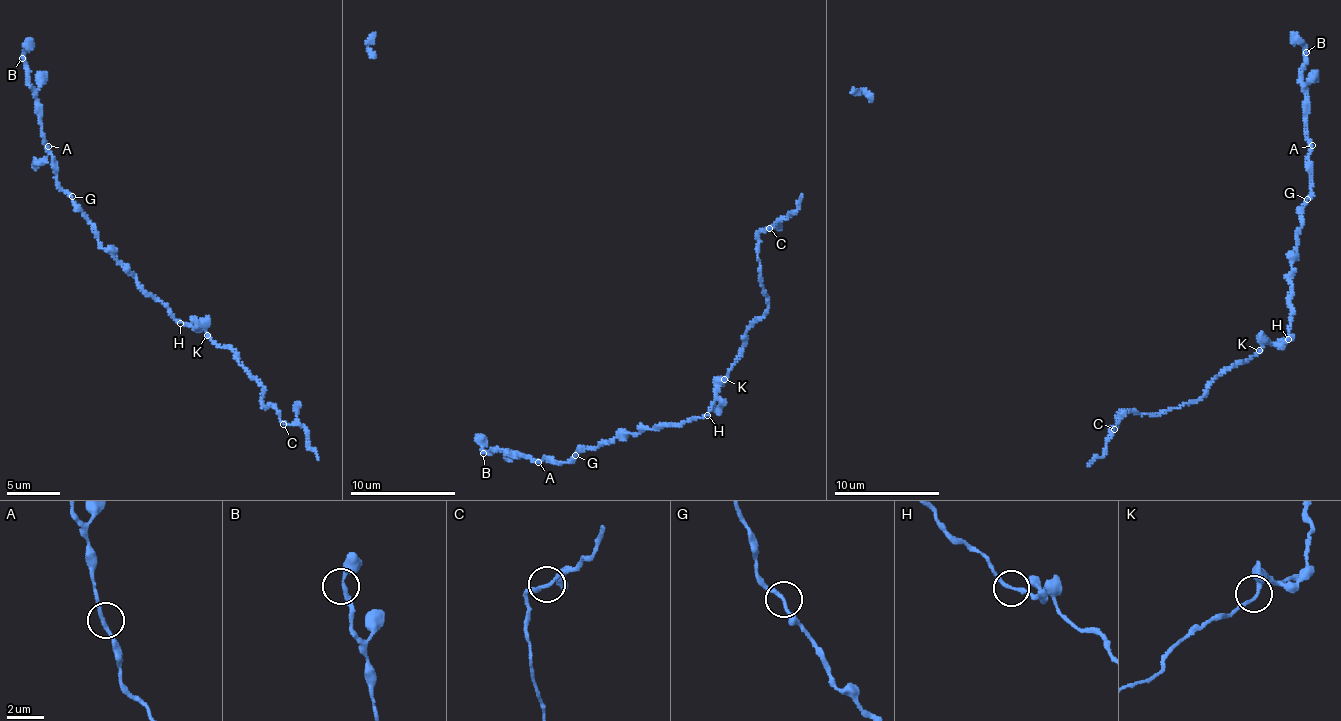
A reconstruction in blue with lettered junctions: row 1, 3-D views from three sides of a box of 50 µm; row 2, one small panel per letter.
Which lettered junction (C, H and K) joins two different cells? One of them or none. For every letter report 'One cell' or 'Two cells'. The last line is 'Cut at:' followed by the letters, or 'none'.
C: One cell
H: One cell
K: One cell
Cut at: none

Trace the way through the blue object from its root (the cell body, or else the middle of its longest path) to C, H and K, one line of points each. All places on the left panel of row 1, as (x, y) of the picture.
C: (46, 146), (57, 185), (98, 243), (177, 320), (236, 353), (265, 387), (261, 404), (279, 411), (283, 424)
H: (46, 146), (46, 152), (52, 157), (57, 185), (79, 205), (98, 243), (180, 322)
K: (46, 146), (57, 185), (79, 205), (98, 243), (170, 314), (195, 328), (202, 326), (207, 335)

